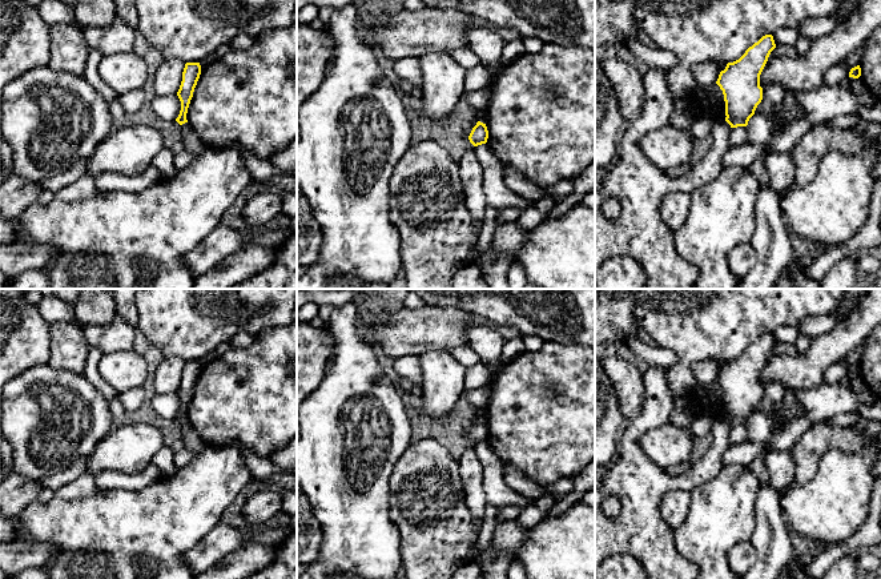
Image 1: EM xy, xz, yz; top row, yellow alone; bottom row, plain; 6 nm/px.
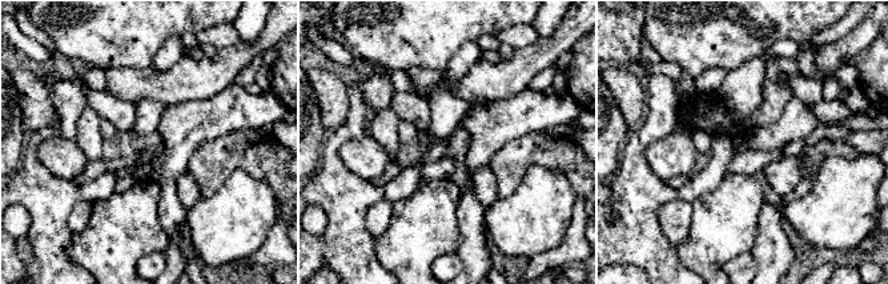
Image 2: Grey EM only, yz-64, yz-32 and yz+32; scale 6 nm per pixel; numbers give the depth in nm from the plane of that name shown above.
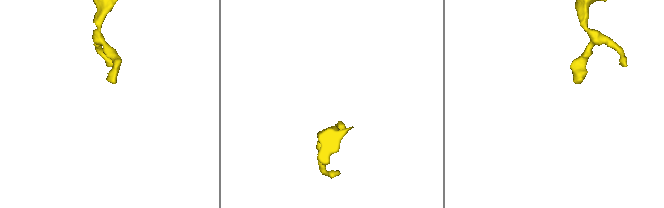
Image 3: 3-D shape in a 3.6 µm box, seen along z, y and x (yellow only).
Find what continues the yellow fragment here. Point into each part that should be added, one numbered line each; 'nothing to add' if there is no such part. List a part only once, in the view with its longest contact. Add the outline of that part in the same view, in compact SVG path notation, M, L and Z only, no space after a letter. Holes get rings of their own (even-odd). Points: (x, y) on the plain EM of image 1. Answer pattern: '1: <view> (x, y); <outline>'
nothing to add

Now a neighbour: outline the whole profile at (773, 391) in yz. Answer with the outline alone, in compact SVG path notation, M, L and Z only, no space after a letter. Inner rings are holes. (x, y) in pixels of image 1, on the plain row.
M769 381L763 386L763 398L757 403L755 411L768 414L772 410L777 409L787 393L787 387L781 382Z

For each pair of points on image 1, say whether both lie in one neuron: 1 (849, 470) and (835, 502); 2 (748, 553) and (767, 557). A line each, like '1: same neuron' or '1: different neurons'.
1: same neuron
2: different neurons

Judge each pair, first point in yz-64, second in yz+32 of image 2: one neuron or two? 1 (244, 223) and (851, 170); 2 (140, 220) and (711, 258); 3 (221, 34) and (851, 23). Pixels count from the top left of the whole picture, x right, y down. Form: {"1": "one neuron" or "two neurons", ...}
{"1": "one neuron", "2": "one neuron", "3": "one neuron"}

